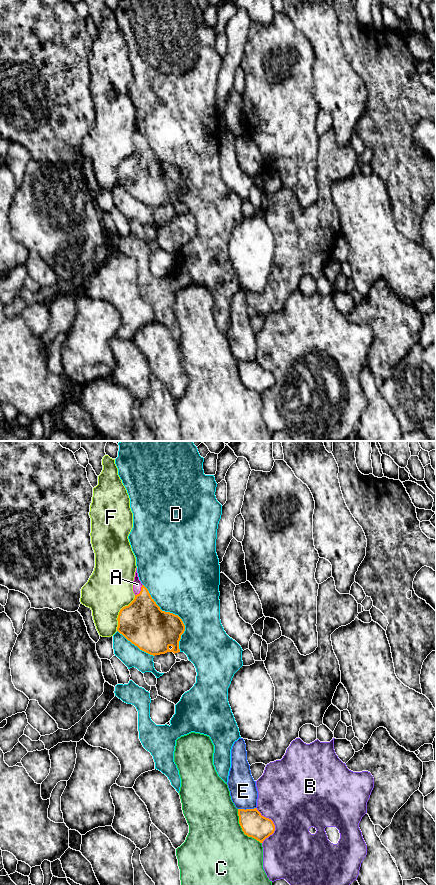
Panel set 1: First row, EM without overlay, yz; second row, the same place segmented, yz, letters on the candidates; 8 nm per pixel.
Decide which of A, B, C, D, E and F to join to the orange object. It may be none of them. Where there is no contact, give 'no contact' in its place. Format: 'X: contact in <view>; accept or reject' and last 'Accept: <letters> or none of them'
A: contact in yz; accept
B: contact in yz; reject
C: contact in yz; reject
D: contact in yz; reject
E: contact in yz; reject
F: contact in yz; reject
Accept: A

